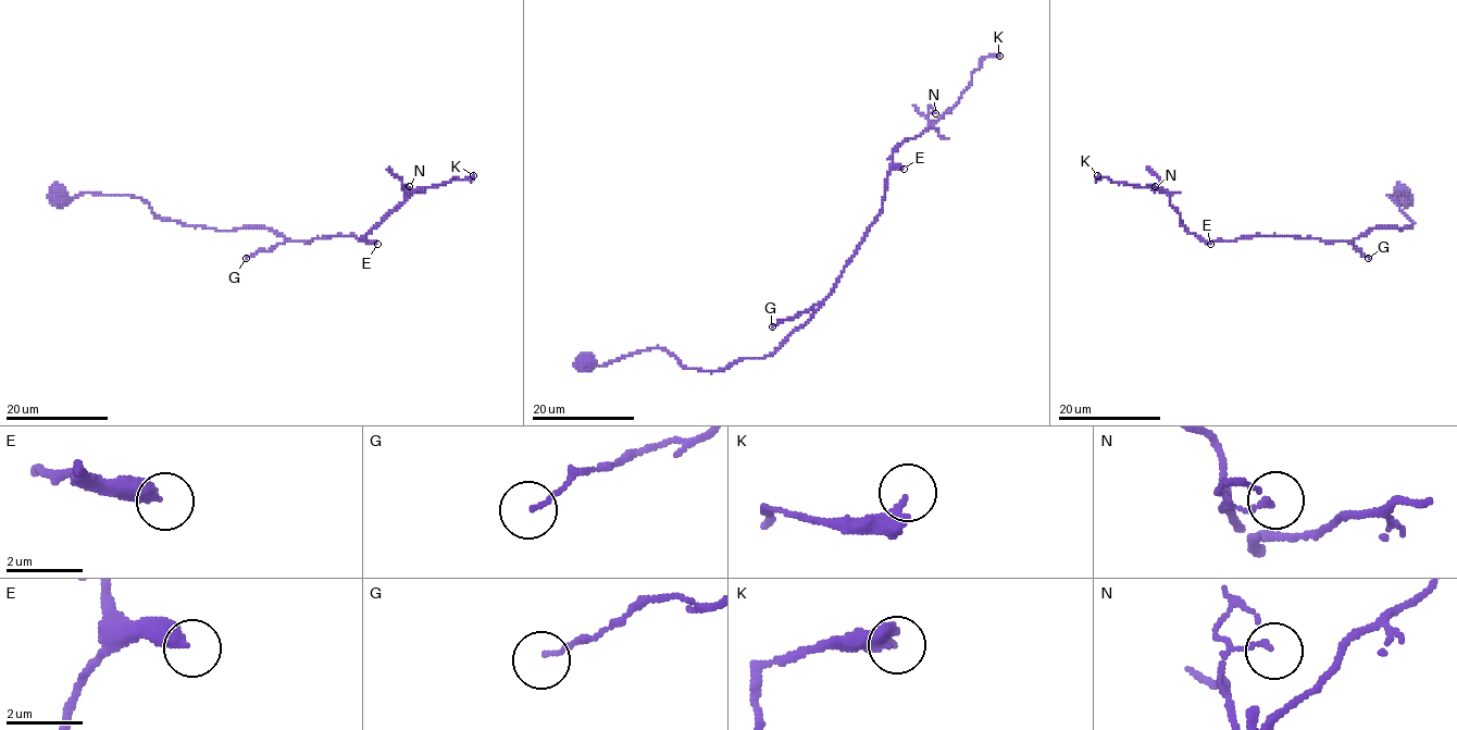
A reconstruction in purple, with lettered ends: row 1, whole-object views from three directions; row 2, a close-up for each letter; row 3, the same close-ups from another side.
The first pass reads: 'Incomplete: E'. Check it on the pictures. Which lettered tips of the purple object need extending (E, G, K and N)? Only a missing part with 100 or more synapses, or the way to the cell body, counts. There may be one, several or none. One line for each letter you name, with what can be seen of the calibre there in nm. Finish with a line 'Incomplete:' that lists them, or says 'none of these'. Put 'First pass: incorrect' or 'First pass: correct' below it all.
E: 440 nm thick
Incomplete: E
First pass: correct

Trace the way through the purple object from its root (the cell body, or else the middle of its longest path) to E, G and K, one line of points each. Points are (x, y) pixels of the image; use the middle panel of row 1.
E: (585, 360), (606, 364), (661, 347), (710, 371), (771, 355), (827, 296), (882, 208), (886, 175), (904, 169)
G: (585, 360), (606, 364), (661, 347), (684, 367), (723, 370), (738, 360), (771, 355), (821, 304), (772, 326)
K: (585, 360), (661, 347), (710, 371), (771, 355), (821, 305), (879, 213), (893, 150), (999, 56)

